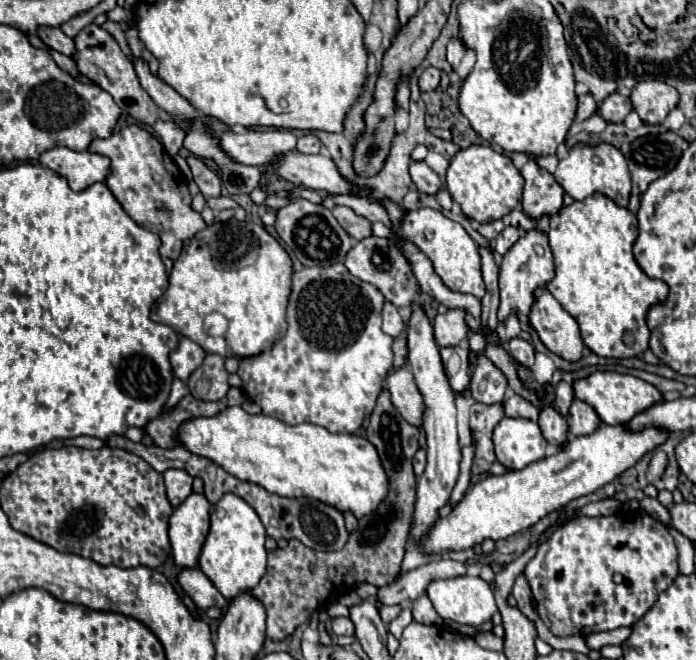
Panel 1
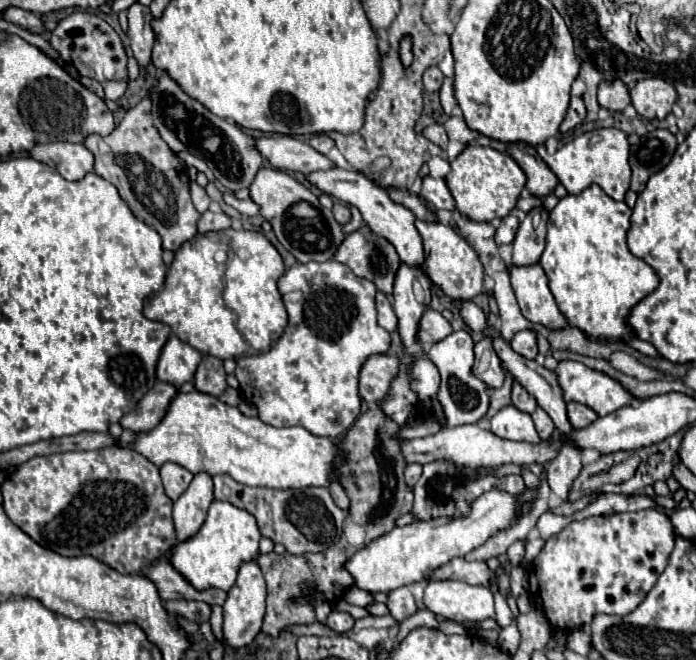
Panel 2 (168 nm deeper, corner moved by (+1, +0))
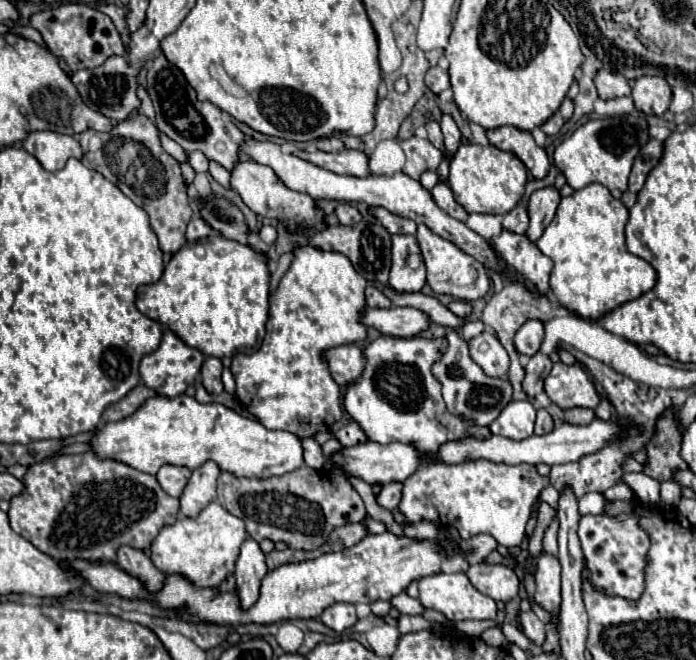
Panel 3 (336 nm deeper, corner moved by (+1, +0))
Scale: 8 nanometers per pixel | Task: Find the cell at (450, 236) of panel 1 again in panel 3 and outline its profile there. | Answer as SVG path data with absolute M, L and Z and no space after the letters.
M418 225L416 237L418 237L420 251L422 251L422 257L426 263L426 279L434 293L438 293L438 295L446 293L446 295L452 295L454 299L462 299L462 301L476 301L488 293L490 279L486 275L486 269L476 259L472 259L470 255L460 251L454 243L432 233L426 225Z

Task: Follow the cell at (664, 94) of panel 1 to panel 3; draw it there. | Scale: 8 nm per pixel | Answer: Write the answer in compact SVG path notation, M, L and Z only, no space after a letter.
M640 77L632 87L634 105L646 115L662 117L672 101L672 89L662 77Z

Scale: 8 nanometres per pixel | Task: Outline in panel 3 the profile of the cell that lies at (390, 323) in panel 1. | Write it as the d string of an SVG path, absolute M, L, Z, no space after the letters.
M372 285L366 287L366 303L368 303L370 307L380 307L380 309L392 307L392 301L390 301L382 291L378 291L378 289L372 287Z

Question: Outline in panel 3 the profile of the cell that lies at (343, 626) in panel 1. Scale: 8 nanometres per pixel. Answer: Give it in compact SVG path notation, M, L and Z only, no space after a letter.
M334 603L330 607L326 607L322 611L322 623L330 629L334 629L336 633L342 633L344 629L352 627L358 617L356 617L356 609L352 603Z

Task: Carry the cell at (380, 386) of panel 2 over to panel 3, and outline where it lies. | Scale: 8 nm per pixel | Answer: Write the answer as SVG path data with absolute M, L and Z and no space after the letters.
M338 345L338 347L322 353L322 357L328 363L330 375L342 389L344 389L344 385L354 383L364 369L362 351L356 345Z

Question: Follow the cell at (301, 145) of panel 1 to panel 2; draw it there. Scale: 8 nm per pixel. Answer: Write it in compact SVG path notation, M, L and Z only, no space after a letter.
M312 135L308 143L310 143L318 153L324 153L324 155L334 147L334 141L332 141L328 135Z

